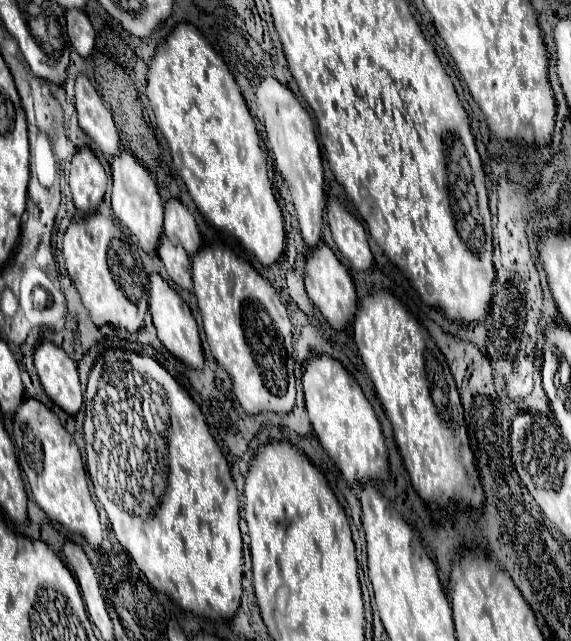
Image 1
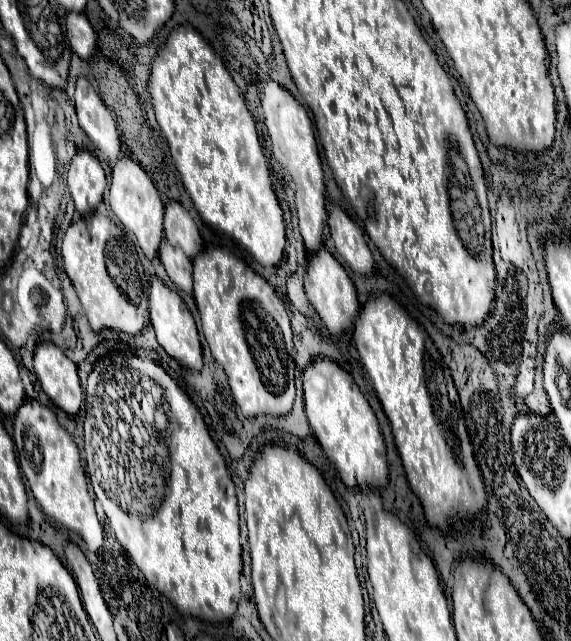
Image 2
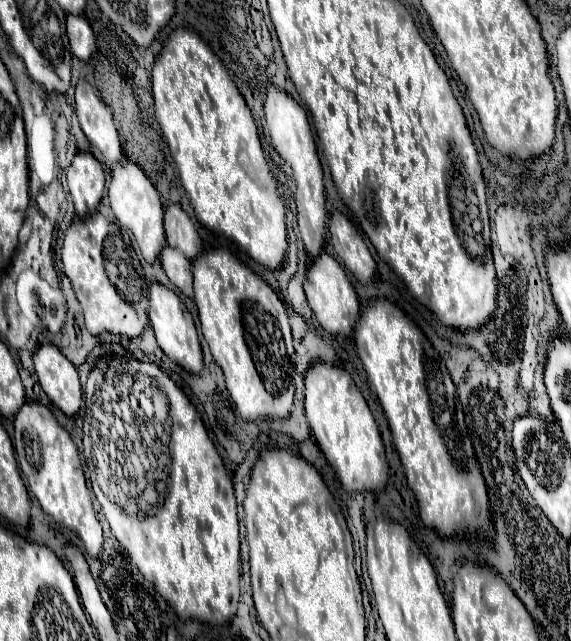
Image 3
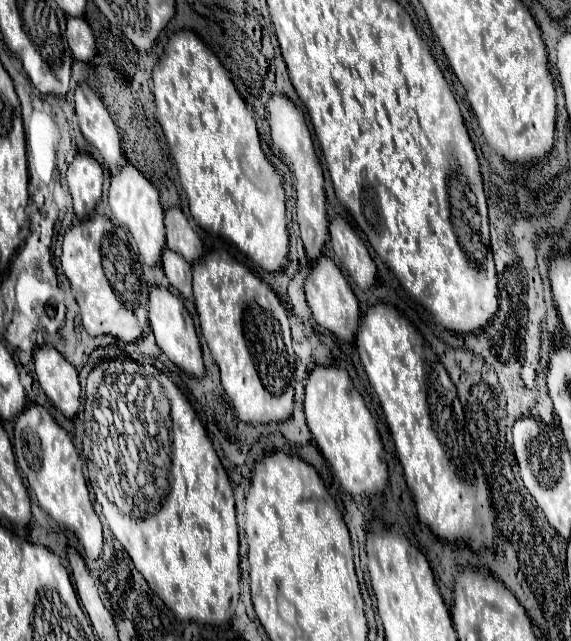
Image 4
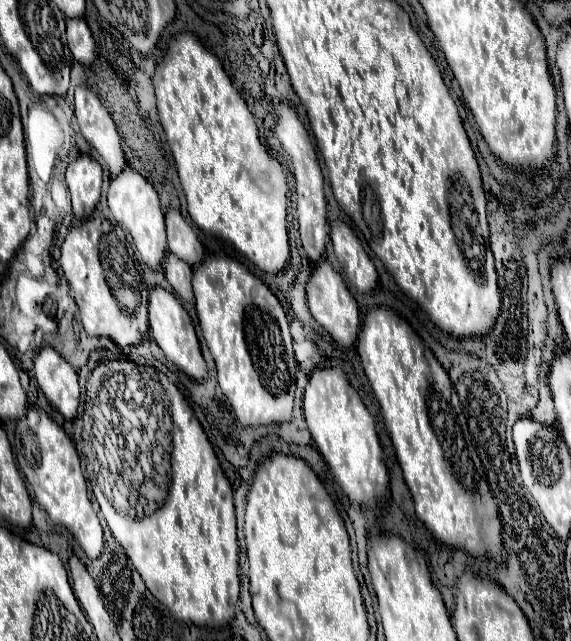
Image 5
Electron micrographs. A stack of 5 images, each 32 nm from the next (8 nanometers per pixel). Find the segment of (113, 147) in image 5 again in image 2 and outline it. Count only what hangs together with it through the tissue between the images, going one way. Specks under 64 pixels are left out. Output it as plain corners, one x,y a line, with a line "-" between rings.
78,78
74,100
80,128
110,162
118,160
122,156
122,150
116,122
108,106
102,102
86,78

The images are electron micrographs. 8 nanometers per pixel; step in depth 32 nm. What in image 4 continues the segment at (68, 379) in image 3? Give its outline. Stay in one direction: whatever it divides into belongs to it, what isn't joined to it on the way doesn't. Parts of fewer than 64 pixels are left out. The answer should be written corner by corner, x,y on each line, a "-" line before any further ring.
44,344
34,354
36,378
44,394
66,416
72,418
80,406
80,384
76,368
54,348

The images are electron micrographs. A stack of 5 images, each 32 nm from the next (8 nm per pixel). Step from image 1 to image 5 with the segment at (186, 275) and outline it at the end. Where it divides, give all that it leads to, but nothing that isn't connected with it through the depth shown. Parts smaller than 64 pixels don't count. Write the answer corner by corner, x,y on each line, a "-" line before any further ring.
166,254
164,258
164,272
166,272
166,280
170,282
170,286
174,288
174,292
184,300
184,302
192,302
194,294
192,294
192,268
182,262
180,258
176,258
174,254

